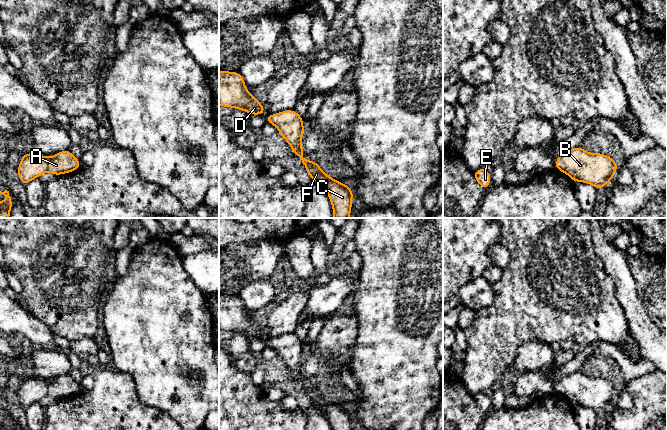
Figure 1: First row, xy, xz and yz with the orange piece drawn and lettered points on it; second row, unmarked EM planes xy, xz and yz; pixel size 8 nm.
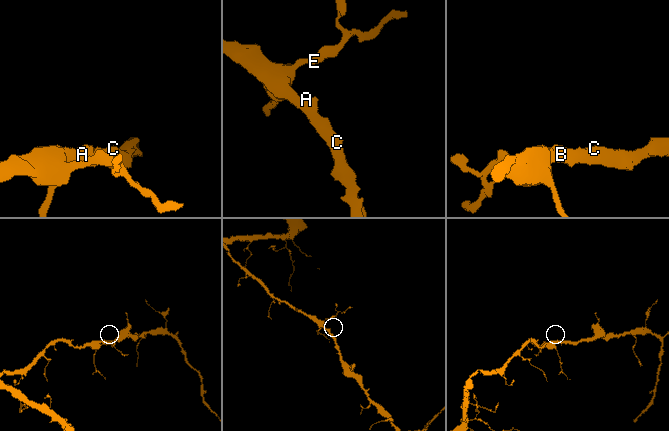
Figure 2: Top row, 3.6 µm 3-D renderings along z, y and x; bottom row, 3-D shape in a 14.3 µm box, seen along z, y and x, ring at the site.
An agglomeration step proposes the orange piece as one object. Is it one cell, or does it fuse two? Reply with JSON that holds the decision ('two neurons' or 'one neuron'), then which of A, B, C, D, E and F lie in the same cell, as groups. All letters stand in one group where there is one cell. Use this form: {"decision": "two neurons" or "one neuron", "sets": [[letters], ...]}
{"decision": "one neuron", "sets": [["A", "B", "C", "D", "E", "F"]]}

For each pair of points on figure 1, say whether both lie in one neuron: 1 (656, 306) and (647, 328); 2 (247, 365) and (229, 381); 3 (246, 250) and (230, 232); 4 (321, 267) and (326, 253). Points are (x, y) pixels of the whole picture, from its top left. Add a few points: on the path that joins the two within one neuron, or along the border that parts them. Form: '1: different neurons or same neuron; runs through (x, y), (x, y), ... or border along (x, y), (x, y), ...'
1: different neurons; border along (638, 295), (650, 315)
2: different neurons; border along (229, 354), (239, 369), (250, 374)
3: different neurons; border along (263, 240), (232, 243), (229, 246)
4: same neuron; runs through (321, 264), (323, 256)

